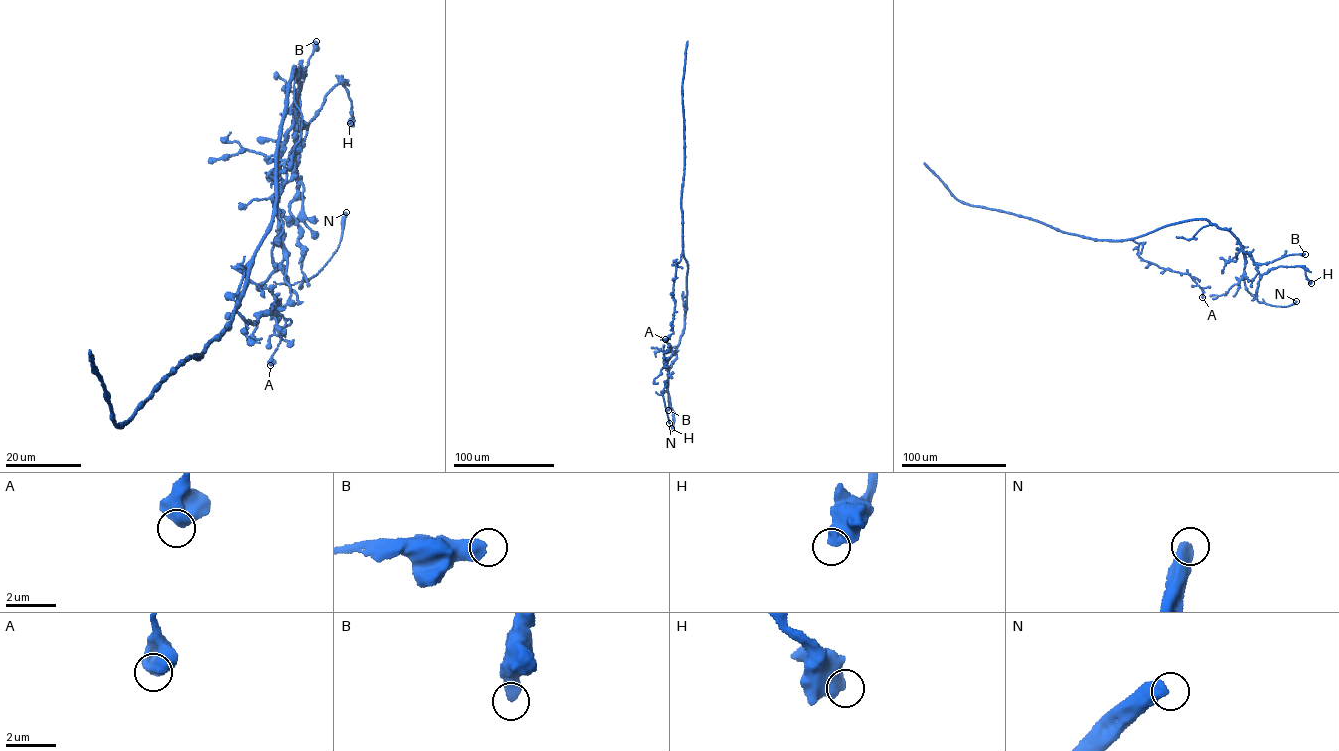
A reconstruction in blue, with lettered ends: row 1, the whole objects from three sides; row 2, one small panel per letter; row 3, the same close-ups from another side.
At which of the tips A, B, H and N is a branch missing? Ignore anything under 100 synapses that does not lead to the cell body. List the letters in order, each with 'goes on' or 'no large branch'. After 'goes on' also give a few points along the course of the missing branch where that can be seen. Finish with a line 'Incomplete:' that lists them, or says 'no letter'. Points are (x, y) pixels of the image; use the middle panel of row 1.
A: no large branch
B: no large branch
H: no large branch
N: no large branch
Incomplete: no letter

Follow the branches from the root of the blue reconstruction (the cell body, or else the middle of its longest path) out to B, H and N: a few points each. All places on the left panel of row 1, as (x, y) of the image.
B: (262, 241), (277, 196), (292, 74), (305, 70), (296, 100), (306, 125), (292, 154), (316, 41)
H: (262, 241), (295, 66), (305, 70), (298, 185), (307, 128), (341, 81), (350, 123)
N: (262, 241), (295, 66), (305, 70), (290, 211), (301, 286), (337, 249), (346, 212)

